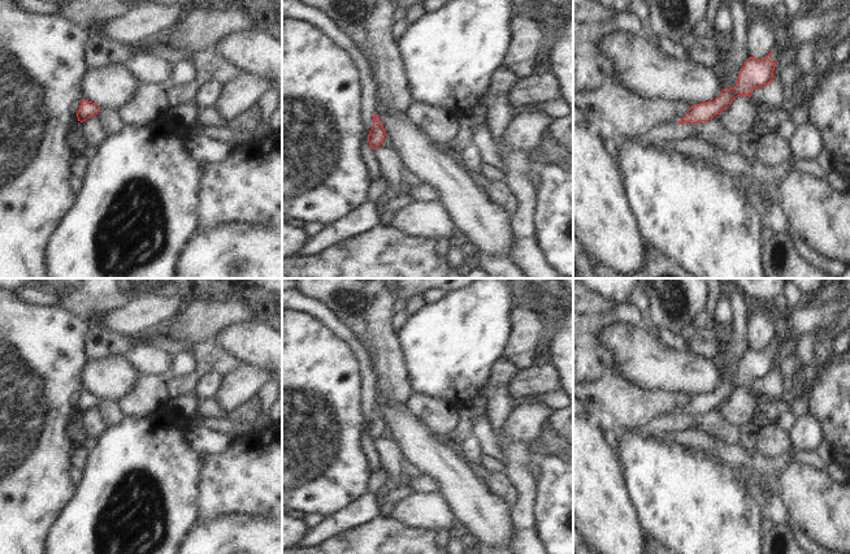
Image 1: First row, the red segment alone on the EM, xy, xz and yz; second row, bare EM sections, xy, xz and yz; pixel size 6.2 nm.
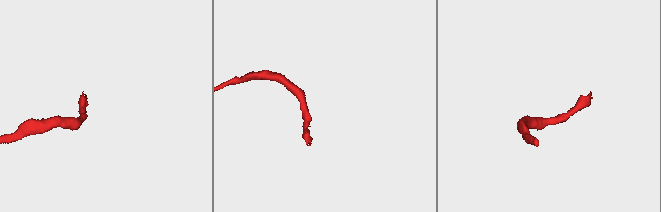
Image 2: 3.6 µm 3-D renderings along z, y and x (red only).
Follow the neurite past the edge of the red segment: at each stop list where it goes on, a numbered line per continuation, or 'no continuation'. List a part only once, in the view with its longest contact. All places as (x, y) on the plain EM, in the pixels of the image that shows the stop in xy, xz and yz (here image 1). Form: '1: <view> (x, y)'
1: yz (802, 320)

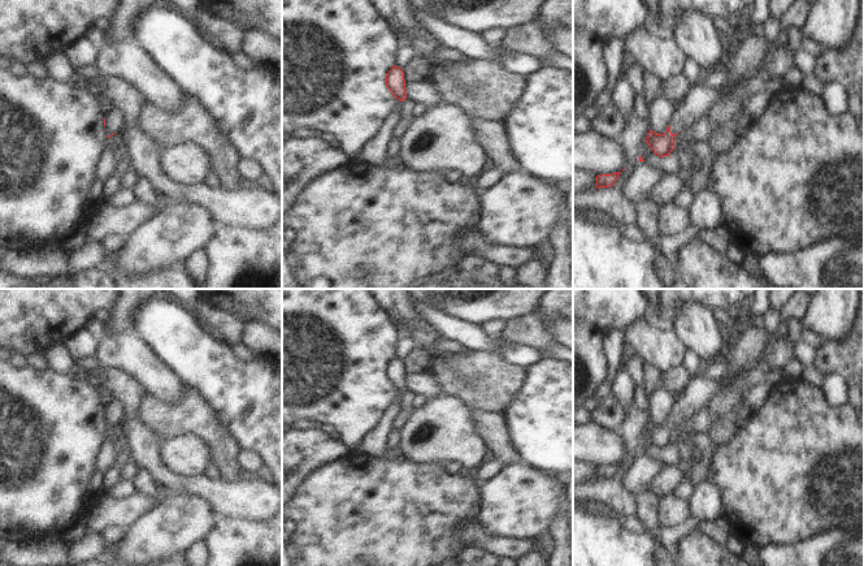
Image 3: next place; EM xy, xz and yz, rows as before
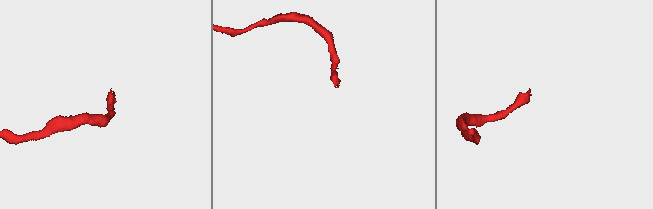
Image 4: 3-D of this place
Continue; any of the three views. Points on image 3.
1: yz (699, 392)

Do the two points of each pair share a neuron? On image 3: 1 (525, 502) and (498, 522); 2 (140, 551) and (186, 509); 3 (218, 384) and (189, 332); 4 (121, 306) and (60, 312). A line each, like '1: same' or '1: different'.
1: same
2: same
3: same
4: different

